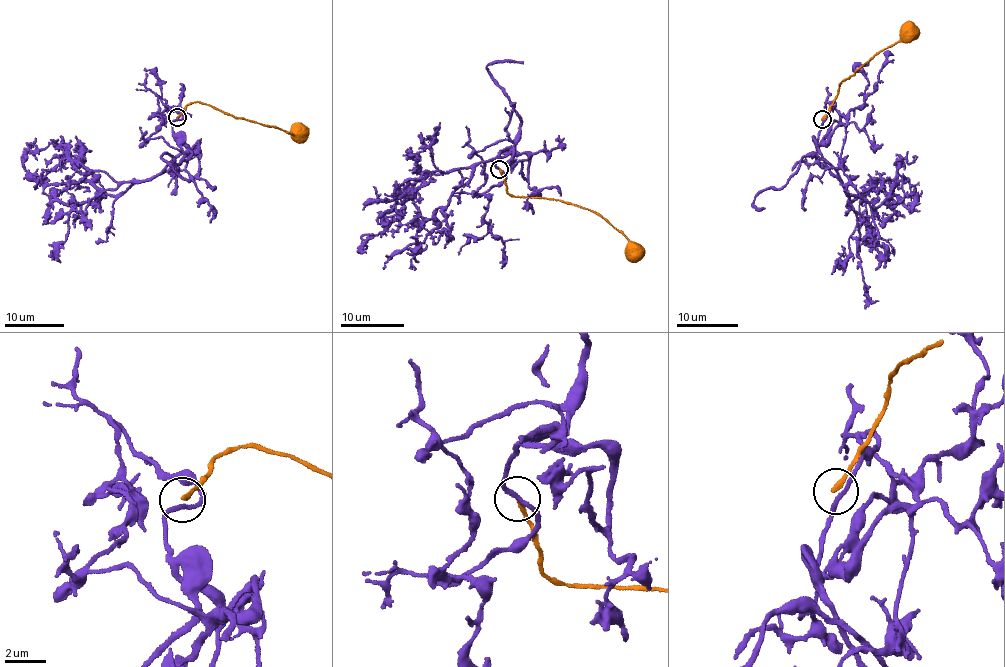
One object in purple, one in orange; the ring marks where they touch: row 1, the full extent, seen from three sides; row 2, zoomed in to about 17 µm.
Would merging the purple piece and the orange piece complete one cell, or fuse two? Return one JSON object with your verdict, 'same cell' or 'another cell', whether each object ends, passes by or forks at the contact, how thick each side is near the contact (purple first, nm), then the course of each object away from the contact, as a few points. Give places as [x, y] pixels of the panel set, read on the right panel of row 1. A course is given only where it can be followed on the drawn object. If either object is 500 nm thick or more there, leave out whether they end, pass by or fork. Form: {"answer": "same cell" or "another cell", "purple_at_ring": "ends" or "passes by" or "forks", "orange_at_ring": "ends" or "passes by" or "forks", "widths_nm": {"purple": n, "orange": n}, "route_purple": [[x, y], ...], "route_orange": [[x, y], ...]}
{"answer": "another cell", "purple_at_ring": "passes by", "orange_at_ring": "ends", "widths_nm": {"purple": 200, "orange": 240}, "route_purple": [[823, 120], [817, 150], [843, 188], [849, 204], [848, 200], [846, 205], [879, 181], [884, 191], [909, 208]], "route_orange": [[823, 119], [843, 79], [854, 75], [871, 57], [906, 32]]}

